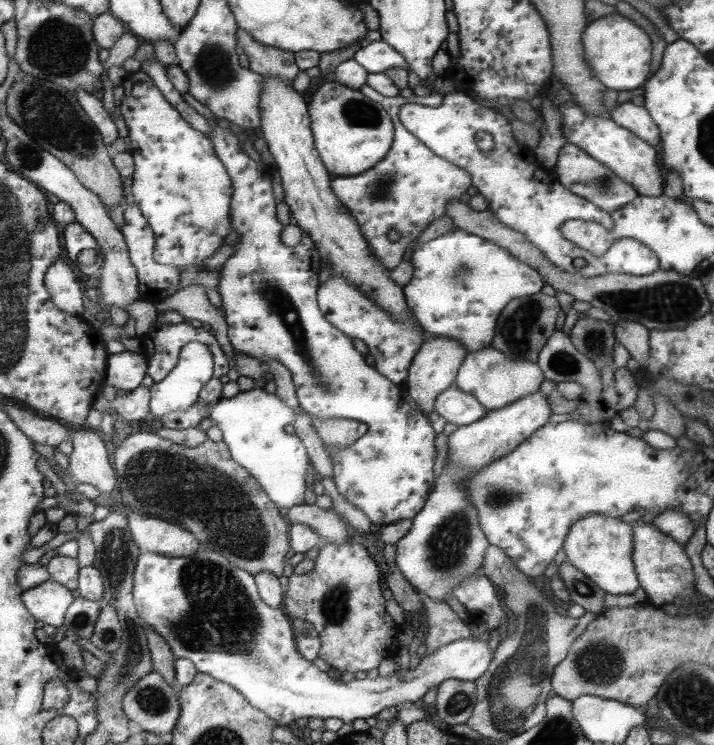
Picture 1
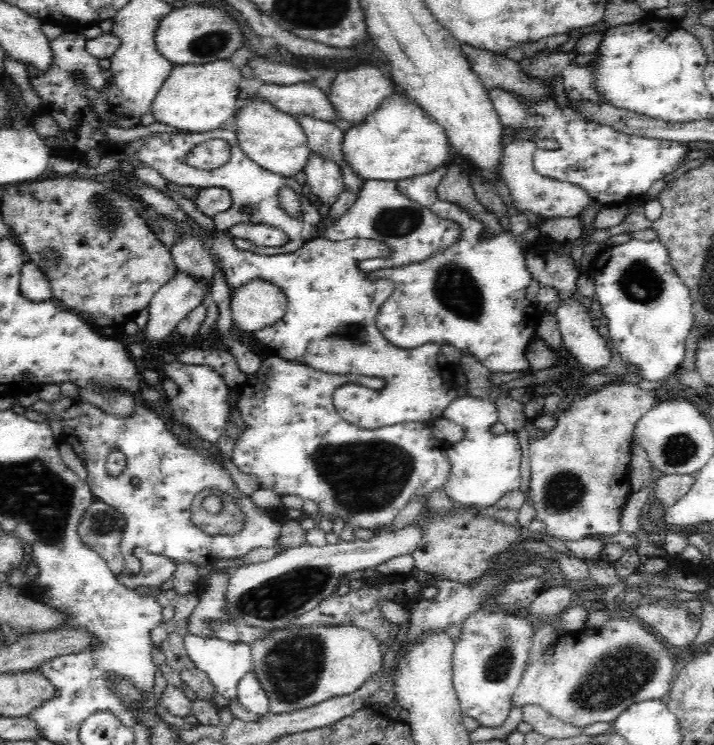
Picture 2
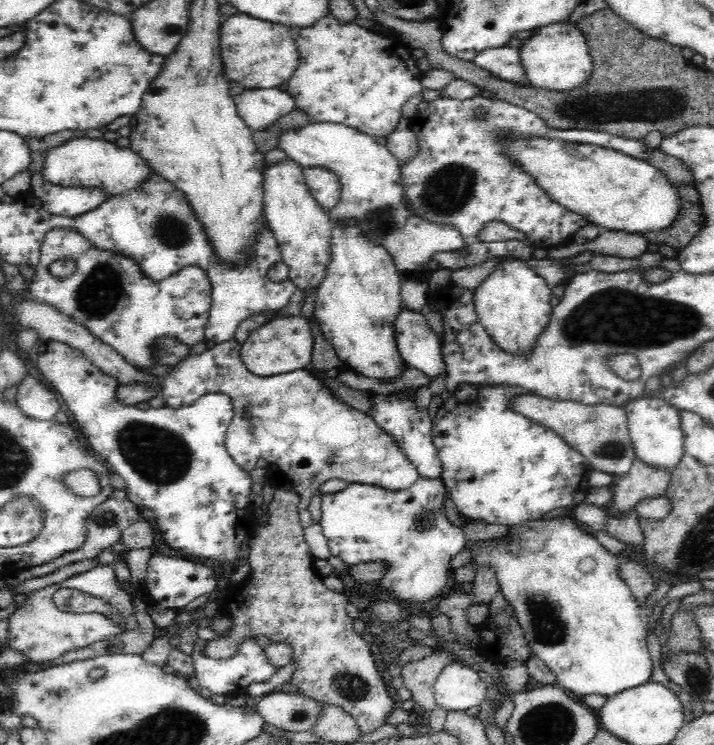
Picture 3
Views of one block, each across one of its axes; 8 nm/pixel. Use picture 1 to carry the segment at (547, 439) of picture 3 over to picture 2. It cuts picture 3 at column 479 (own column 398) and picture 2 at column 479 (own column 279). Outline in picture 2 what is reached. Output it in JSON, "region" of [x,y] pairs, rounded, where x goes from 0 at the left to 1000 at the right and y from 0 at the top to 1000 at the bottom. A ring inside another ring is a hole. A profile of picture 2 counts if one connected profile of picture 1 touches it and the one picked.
{"region":[[[622,217],[597,234],[557,244],[557,258],[569,268],[602,282],[613,295],[639,301],[644,309],[633,330],[622,330],[591,352],[513,365],[513,376],[524,379],[529,373],[552,379],[552,395],[535,408],[527,438],[541,459],[555,467],[577,470],[594,462],[630,462],[661,475],[689,502],[748,502],[737,470],[742,456],[751,454],[759,419],[737,400],[745,379],[737,362],[737,341],[717,311],[681,322],[675,293],[664,293],[653,277],[613,266],[613,250],[625,242],[627,231],[630,217]]]}

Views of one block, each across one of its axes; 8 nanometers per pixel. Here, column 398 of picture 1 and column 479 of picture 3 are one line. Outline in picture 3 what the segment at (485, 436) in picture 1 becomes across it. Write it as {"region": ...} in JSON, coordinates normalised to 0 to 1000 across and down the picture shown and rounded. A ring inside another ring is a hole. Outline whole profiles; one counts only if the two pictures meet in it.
{"region":[[[784,693],[784,695],[770,695],[770,698],[748,698],[748,701],[737,701],[737,703],[725,703],[725,706],[714,706],[717,711],[711,714],[709,722],[703,725],[678,725],[678,728],[653,728],[650,738],[644,744],[639,744],[633,752],[630,752],[630,762],[633,765],[641,765],[647,760],[653,760],[658,752],[667,754],[669,762],[675,760],[686,760],[697,776],[697,784],[700,784],[700,792],[703,792],[703,800],[709,805],[709,811],[717,811],[720,813],[720,827],[725,827],[725,838],[731,840],[731,848],[745,870],[745,878],[754,889],[762,889],[768,894],[768,899],[779,907],[779,915],[787,926],[793,926],[793,932],[804,934],[804,937],[821,937],[826,932],[835,932],[835,934],[863,934],[874,926],[882,926],[882,923],[894,923],[896,918],[908,918],[913,915],[913,902],[916,902],[916,889],[908,878],[908,870],[905,870],[905,843],[902,843],[902,835],[896,832],[896,813],[894,808],[888,805],[888,800],[882,797],[882,789],[874,784],[874,779],[866,773],[866,749],[860,744],[854,744],[849,736],[843,736],[843,730],[835,725],[835,719],[826,719],[821,714],[812,711],[810,701],[804,698],[804,693]]]}

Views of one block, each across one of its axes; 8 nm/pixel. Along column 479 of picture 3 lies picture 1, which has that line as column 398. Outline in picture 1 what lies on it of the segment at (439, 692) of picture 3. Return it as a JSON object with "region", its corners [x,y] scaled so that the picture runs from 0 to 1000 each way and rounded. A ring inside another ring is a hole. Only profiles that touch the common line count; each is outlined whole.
{"region":[[[282,738],[268,749],[237,749],[217,741],[197,744],[189,773],[189,805],[203,840],[234,856],[248,883],[268,886],[279,905],[326,921],[352,948],[374,956],[396,974],[413,974],[419,964],[469,964],[489,974],[497,966],[528,964],[531,956],[550,948],[587,945],[601,926],[615,923],[623,913],[674,913],[690,886],[682,862],[637,859],[604,881],[595,878],[578,899],[573,897],[564,905],[550,902],[525,913],[464,913],[441,889],[430,889],[422,881],[402,819],[377,813],[366,803],[360,776],[301,738]]]}

